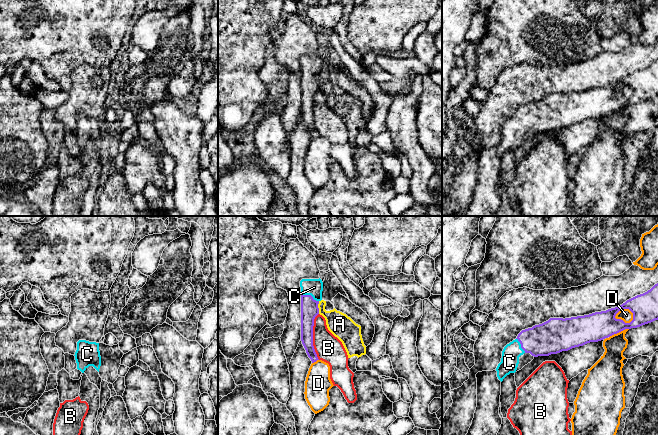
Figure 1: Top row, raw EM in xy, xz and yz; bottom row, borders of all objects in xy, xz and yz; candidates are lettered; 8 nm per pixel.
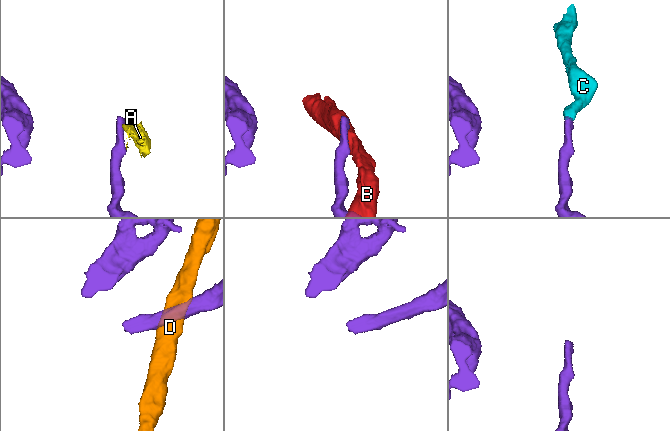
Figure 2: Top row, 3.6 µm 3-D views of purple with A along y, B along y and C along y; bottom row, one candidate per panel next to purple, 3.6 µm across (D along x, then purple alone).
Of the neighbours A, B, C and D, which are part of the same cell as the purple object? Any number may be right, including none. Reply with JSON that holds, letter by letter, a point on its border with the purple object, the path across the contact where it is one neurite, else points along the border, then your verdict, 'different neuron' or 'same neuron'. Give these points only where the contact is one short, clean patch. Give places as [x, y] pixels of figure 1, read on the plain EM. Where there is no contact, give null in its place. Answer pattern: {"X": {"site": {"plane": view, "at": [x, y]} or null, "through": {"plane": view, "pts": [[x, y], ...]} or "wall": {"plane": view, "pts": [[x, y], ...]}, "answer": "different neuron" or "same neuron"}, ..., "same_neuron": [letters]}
{"A": {"site": {"plane": "xz", "at": [317, 83]}, "wall": {"plane": "xz", "pts": [[319, 77], [318, 89]]}, "answer": "different neuron"}, "B": {"site": {"plane": "xz", "at": [312, 112]}, "answer": "different neuron"}, "C": {"site": {"plane": "xz", "at": [310, 71]}, "through": {"plane": "xz", "pts": [[309, 83], [310, 71], [314, 63]]}, "answer": "same neuron"}, "D": {"site": {"plane": "yz", "at": [623, 84]}, "answer": "different neuron"}, "same_neuron": ["C"]}

